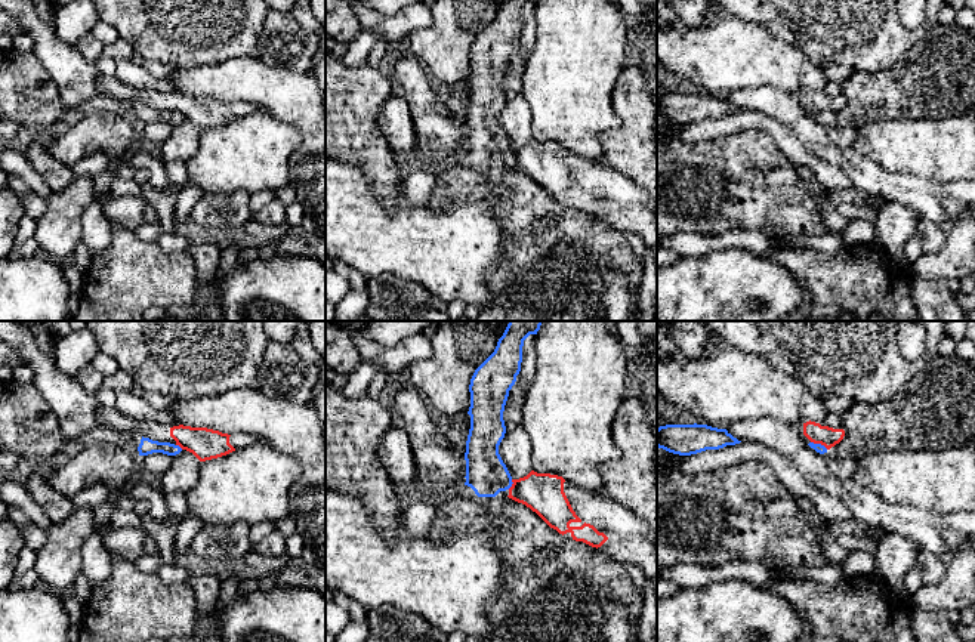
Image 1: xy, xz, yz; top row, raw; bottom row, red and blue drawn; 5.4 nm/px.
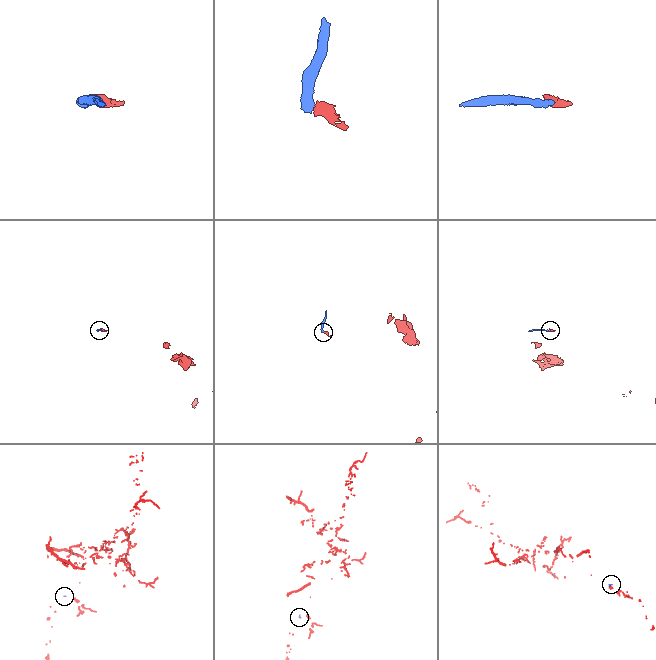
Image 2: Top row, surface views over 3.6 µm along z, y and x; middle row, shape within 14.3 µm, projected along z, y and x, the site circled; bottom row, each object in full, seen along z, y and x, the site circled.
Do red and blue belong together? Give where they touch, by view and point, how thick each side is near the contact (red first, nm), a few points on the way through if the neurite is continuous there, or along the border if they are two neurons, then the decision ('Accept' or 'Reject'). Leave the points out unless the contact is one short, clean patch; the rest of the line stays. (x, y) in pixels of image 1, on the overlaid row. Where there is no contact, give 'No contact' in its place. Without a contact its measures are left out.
Touches red at xz (512, 484). Thickness 220 nm (red) against 220 nm. Boundary: xz (512, 480), (508, 488). Reject

